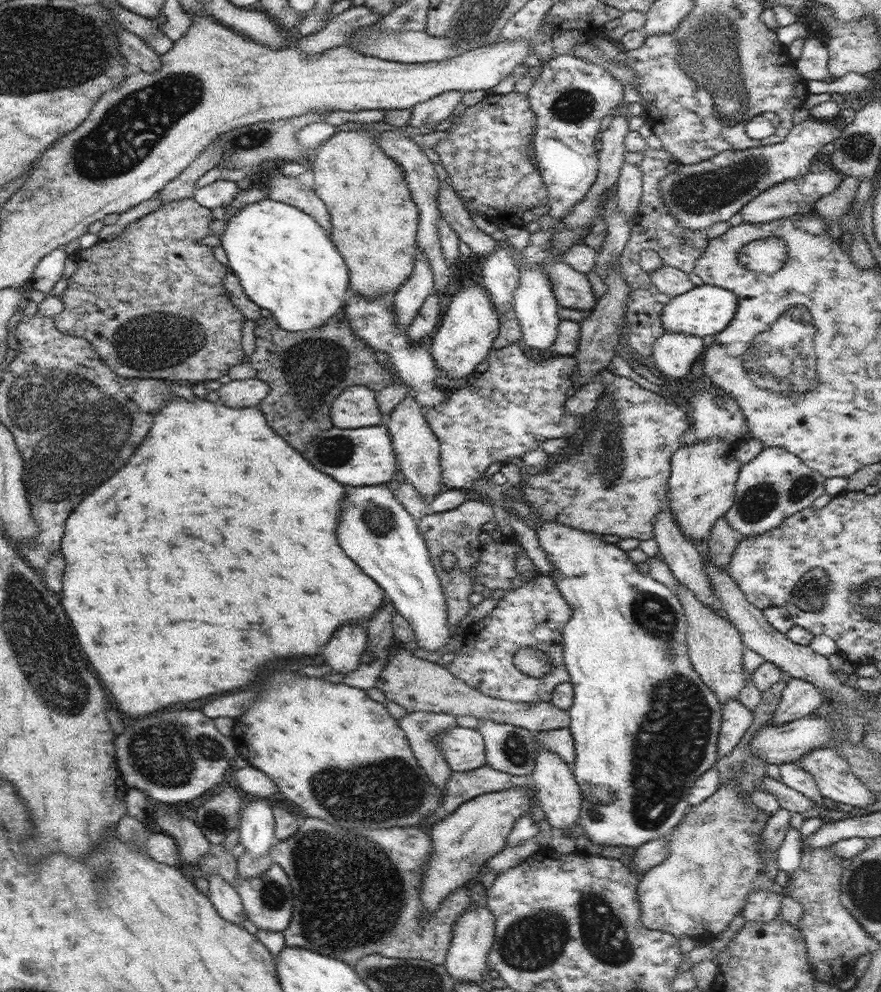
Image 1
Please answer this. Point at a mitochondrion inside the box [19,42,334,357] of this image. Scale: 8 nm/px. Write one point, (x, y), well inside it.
(131, 128)

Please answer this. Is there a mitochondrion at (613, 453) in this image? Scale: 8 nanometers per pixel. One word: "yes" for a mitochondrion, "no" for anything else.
yes

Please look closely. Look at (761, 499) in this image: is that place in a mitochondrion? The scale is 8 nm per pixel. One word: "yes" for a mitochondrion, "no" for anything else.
yes

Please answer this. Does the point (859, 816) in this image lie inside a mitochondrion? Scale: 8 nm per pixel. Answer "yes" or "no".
no

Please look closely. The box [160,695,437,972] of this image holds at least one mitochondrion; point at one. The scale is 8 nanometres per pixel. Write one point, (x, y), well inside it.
(348, 924)

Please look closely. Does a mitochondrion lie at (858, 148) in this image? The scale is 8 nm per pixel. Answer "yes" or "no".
yes

